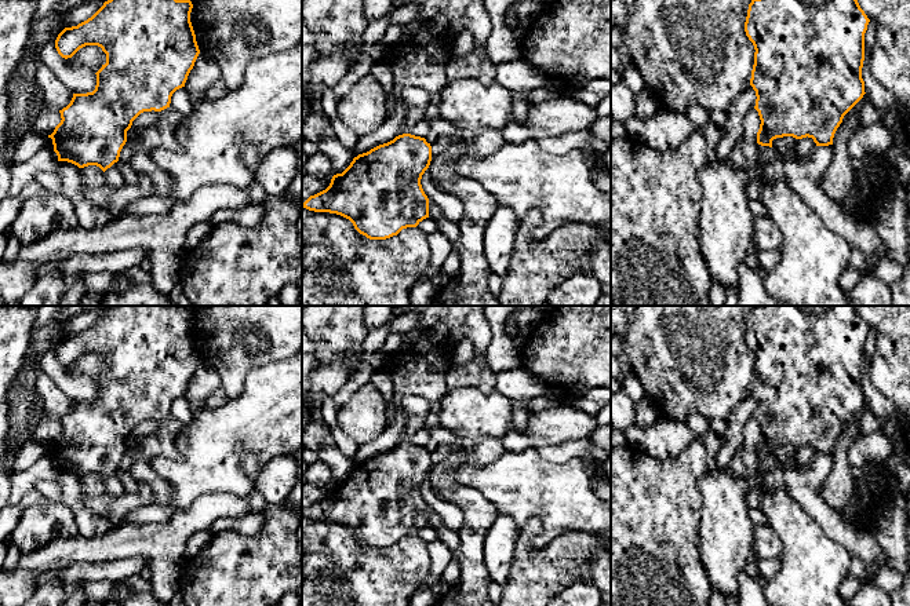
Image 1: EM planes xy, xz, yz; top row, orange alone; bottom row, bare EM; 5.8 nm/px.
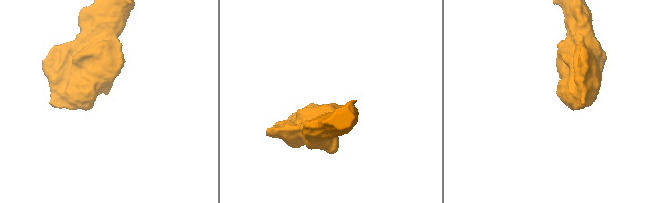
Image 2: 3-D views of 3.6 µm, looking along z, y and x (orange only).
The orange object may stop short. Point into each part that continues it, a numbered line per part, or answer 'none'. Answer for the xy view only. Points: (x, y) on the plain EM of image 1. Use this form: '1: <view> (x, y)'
none

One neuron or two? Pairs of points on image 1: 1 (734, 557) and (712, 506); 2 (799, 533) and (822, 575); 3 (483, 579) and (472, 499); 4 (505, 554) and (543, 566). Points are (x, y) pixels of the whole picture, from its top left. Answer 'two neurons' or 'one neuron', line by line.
1: one neuron
2: one neuron
3: one neuron
4: two neurons

